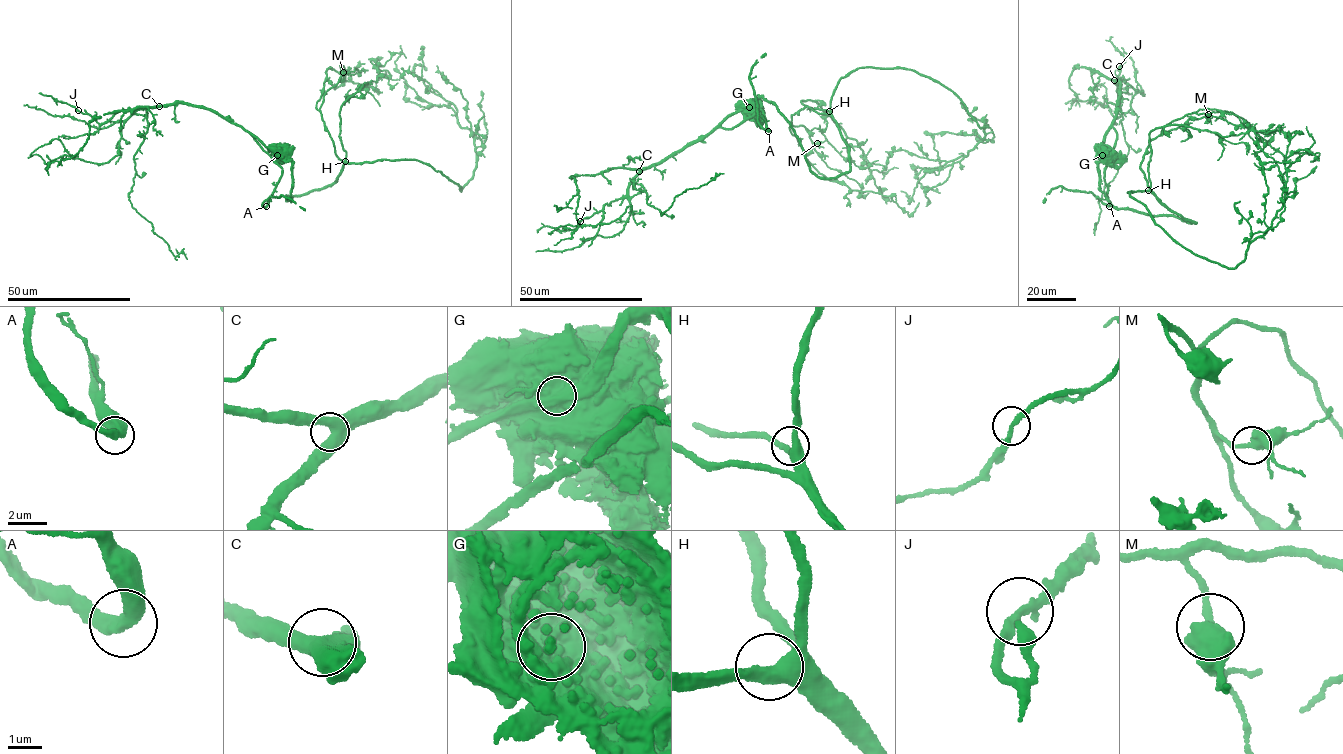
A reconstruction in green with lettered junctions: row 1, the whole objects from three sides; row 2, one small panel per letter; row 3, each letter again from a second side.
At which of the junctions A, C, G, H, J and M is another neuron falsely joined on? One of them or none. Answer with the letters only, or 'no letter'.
G

